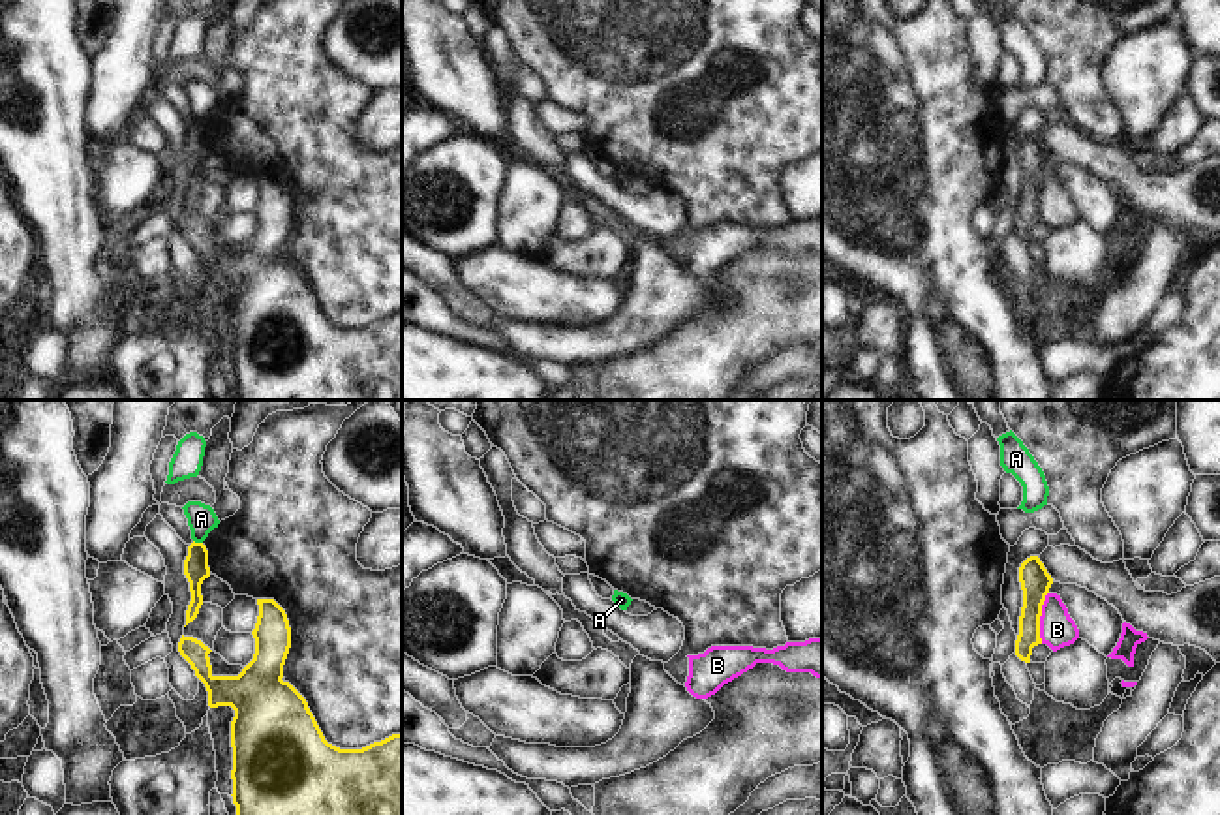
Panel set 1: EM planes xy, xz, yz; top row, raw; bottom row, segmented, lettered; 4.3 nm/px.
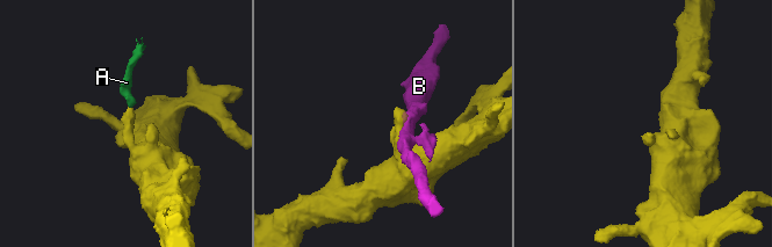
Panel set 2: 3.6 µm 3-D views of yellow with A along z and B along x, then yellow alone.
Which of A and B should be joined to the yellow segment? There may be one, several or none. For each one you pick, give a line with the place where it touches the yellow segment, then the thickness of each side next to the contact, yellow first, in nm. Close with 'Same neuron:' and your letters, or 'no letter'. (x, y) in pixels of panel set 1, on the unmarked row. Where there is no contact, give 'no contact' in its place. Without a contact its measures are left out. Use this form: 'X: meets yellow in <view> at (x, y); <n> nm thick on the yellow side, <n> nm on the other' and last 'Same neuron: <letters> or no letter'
Same neuron: no letter

